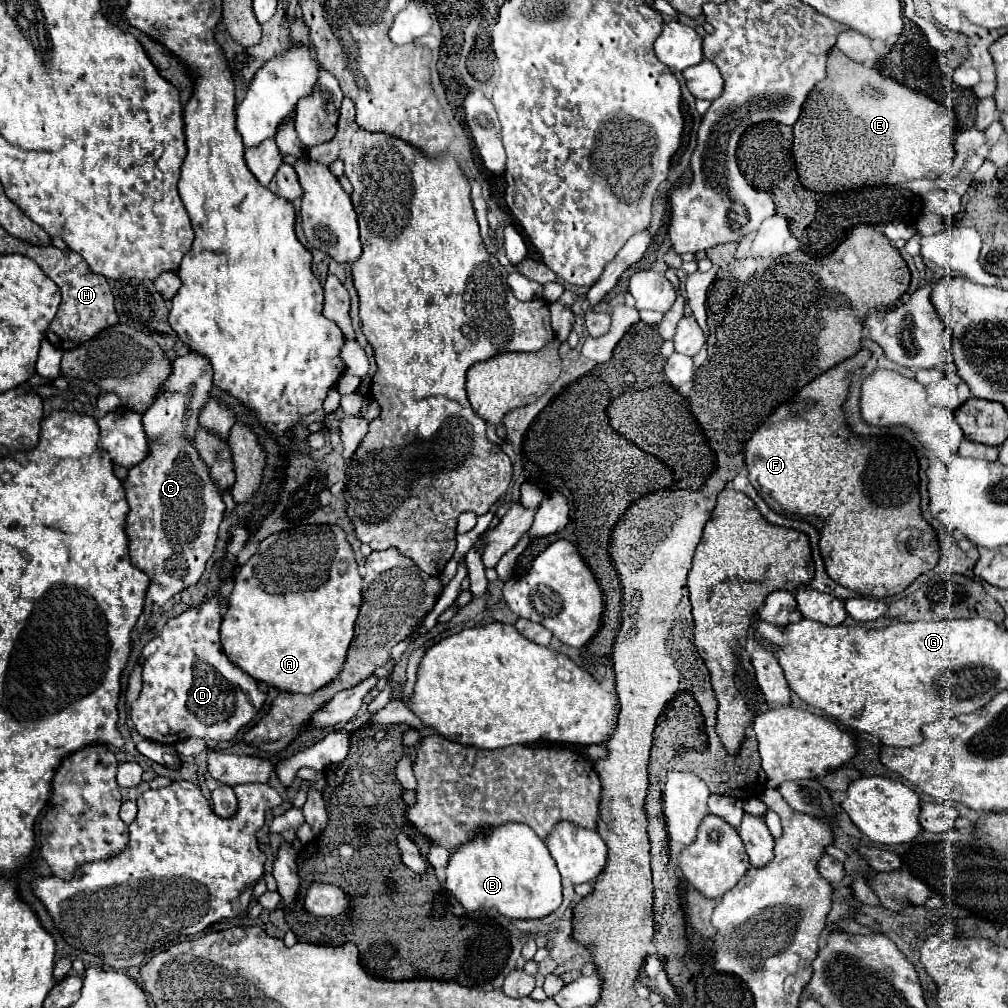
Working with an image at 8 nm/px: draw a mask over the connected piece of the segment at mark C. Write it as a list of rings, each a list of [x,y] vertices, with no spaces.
[[[190,350],[180,356],[172,364],[172,376],[162,386],[158,400],[150,410],[144,412],[146,434],[150,436],[150,456],[128,470],[128,478],[122,482],[128,498],[130,512],[126,516],[126,536],[130,548],[130,560],[136,568],[148,574],[150,588],[148,598],[154,604],[166,604],[174,598],[174,594],[186,590],[196,584],[204,572],[206,560],[214,552],[214,542],[218,538],[218,526],[224,516],[224,502],[208,478],[208,468],[202,464],[198,452],[194,452],[190,438],[194,436],[194,428],[198,426],[198,412],[206,404],[208,394],[212,390],[212,366],[206,356]]]

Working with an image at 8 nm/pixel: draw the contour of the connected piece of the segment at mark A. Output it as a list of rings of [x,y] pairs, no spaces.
[[[312,524],[276,532],[258,544],[258,550],[234,578],[234,590],[220,626],[222,650],[232,664],[250,674],[256,682],[292,694],[312,694],[342,672],[362,602],[360,590],[362,578],[358,564],[342,528]]]

